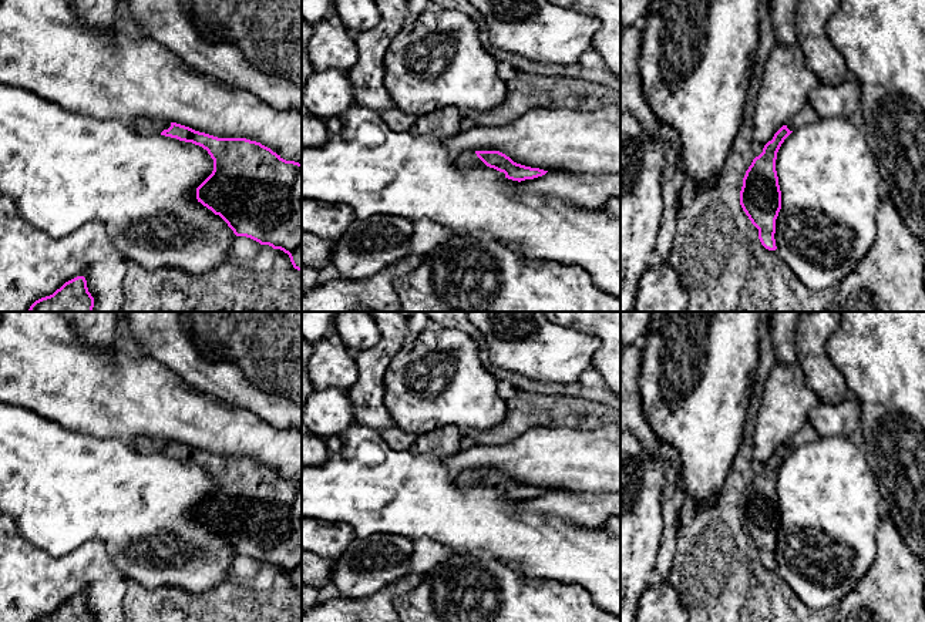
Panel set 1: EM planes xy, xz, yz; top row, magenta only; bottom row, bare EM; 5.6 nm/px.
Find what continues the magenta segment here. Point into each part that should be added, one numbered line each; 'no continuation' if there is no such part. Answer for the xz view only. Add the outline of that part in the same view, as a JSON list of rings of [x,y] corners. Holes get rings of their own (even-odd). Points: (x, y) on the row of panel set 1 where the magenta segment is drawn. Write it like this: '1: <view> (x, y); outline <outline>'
1: xz (467, 160); outline [[[467,151],[455,155],[454,164],[458,169],[468,169],[475,167],[487,167],[475,154],[475,151]]]

